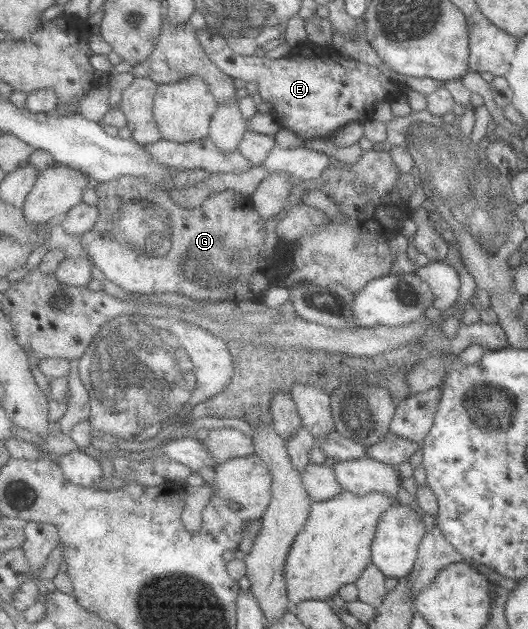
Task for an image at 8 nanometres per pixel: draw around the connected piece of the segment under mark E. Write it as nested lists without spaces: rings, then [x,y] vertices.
[[[208,27],[197,31],[198,37],[204,46],[205,52],[212,58],[212,61],[224,73],[241,79],[244,82],[257,83],[257,92],[264,102],[273,107],[273,115],[281,127],[286,127],[296,133],[302,141],[314,139],[328,139],[332,133],[344,128],[352,122],[365,122],[372,116],[377,103],[404,95],[406,81],[400,76],[388,78],[378,67],[368,65],[363,59],[360,61],[342,55],[342,52],[332,47],[318,47],[316,42],[310,43],[310,47],[298,51],[294,49],[290,54],[277,59],[269,59],[266,56],[250,56],[236,53],[229,44],[228,39],[221,34],[211,31]]]

